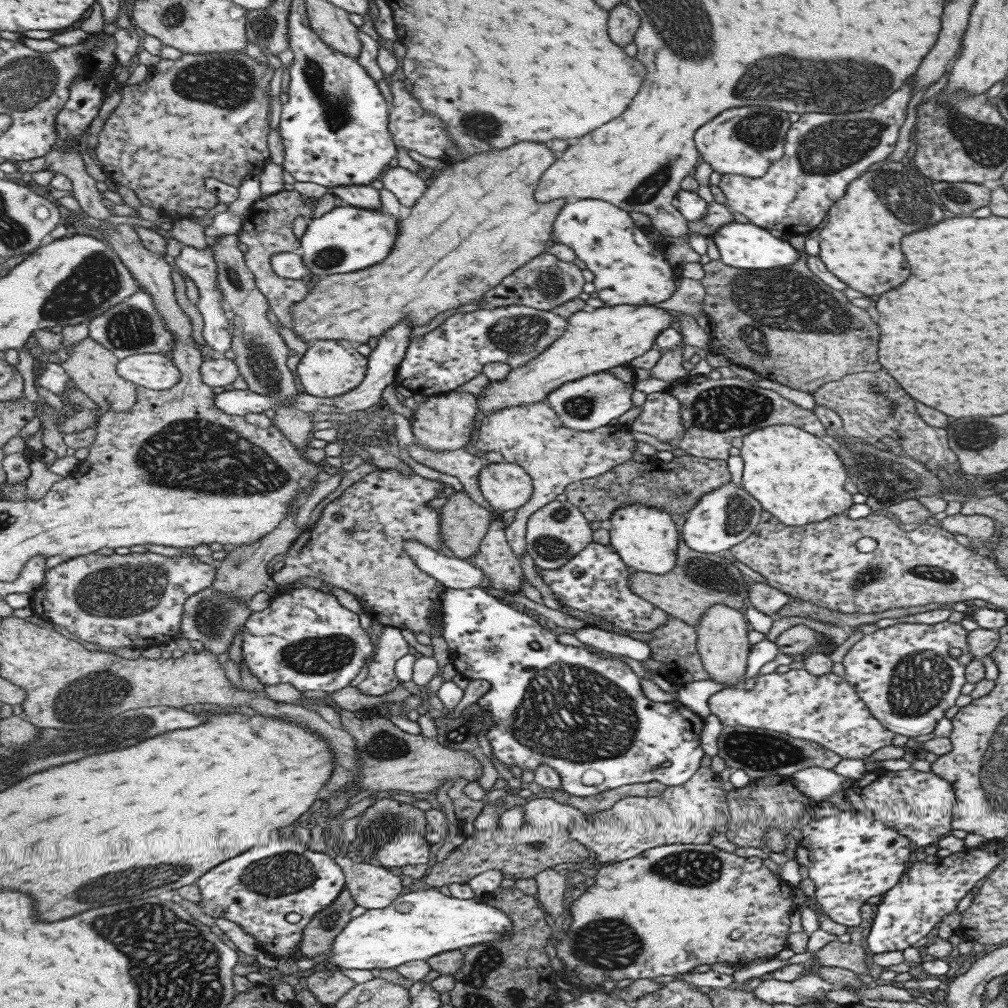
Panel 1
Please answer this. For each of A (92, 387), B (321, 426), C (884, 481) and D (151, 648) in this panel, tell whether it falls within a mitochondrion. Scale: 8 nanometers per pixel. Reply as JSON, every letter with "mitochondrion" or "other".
{"A":"other","B":"other","C":"mitochondrion","D":"other"}

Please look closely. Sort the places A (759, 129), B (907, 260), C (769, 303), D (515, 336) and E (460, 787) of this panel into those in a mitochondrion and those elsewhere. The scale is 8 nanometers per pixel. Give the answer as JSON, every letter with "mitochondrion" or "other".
{"A":"mitochondrion","B":"other","C":"mitochondrion","D":"mitochondrion","E":"other"}

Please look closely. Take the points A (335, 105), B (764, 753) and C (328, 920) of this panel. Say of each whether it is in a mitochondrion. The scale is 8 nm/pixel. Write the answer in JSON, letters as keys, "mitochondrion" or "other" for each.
{"A":"mitochondrion","B":"mitochondrion","C":"mitochondrion"}

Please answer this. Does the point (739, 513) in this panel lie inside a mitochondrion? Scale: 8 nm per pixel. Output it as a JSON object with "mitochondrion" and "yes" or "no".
{"mitochondrion":"yes"}

